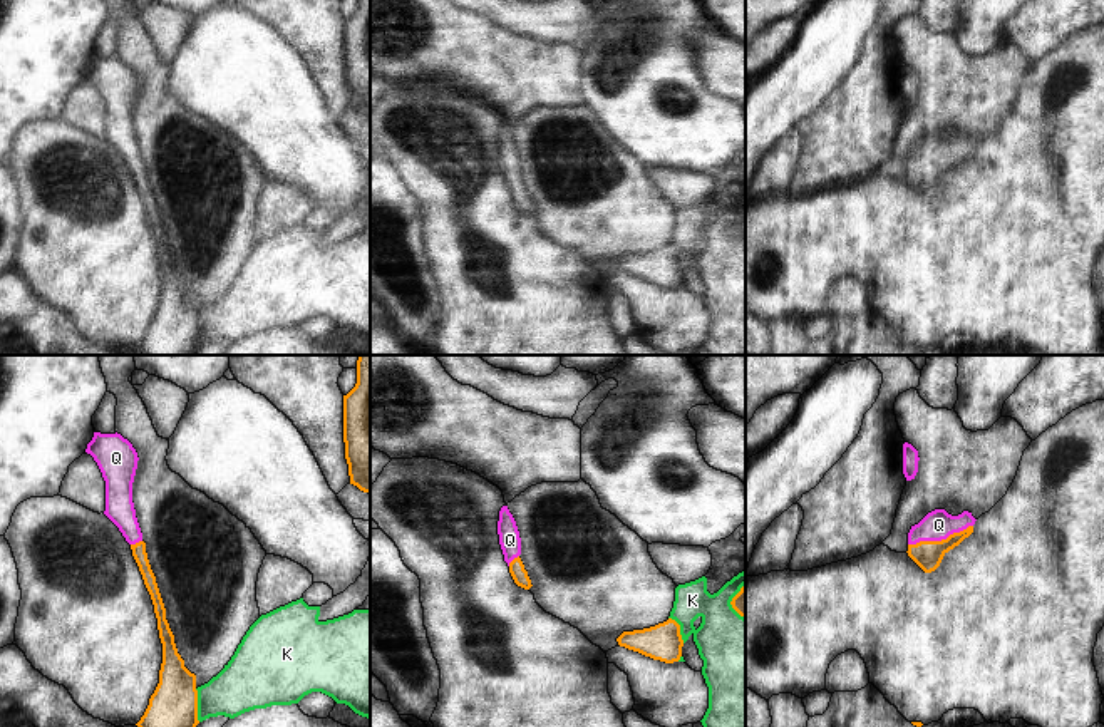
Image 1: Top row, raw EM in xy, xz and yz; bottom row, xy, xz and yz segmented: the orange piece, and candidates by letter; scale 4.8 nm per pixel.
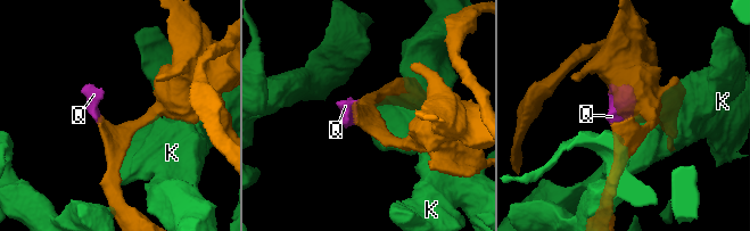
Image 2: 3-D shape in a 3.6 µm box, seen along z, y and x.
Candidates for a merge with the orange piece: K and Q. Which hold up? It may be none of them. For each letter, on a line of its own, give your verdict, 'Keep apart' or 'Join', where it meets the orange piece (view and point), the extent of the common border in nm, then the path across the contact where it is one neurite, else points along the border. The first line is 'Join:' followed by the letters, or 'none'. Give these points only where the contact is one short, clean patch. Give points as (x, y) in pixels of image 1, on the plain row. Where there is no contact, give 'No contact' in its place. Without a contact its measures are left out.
Join: Q
K: Keep apart. Touches orange at xz (679, 253). Shared border 150 nm
Q: Join. Touches orange at yz (942, 164). Shared border 320 nm. Path across: yz (928, 180), (942, 164), (938, 149)

